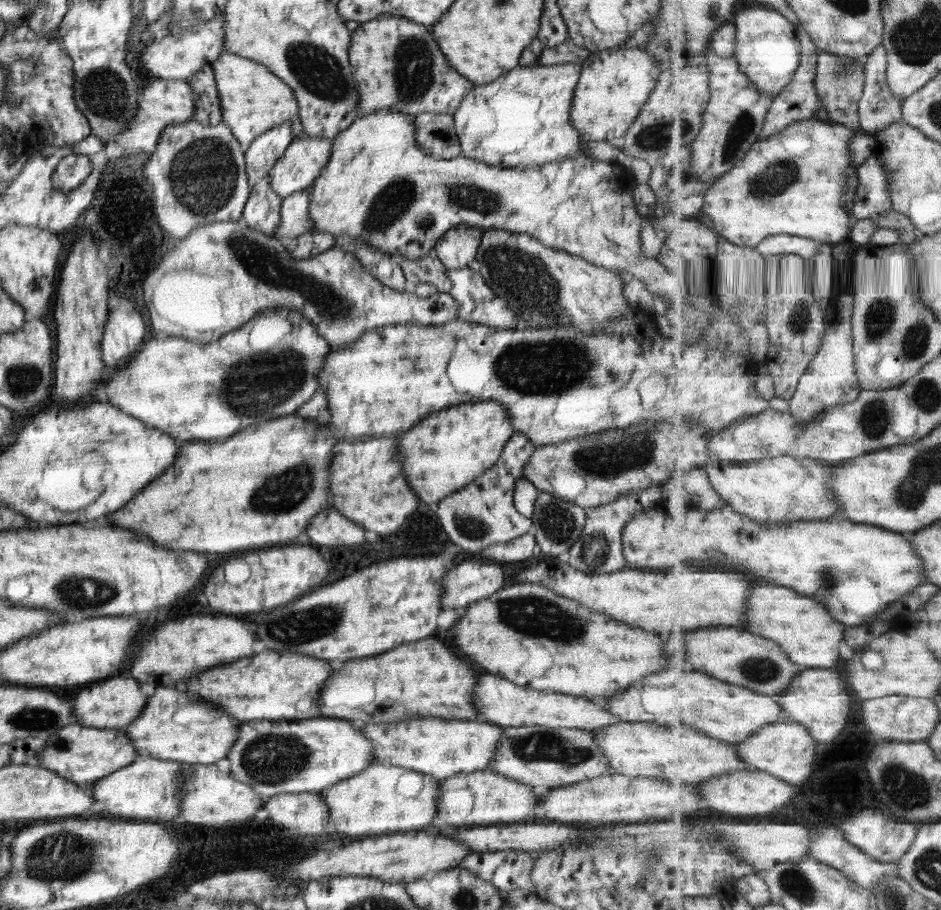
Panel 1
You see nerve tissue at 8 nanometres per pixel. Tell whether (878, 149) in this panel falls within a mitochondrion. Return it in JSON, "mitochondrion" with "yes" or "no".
{"mitochondrion":"no"}

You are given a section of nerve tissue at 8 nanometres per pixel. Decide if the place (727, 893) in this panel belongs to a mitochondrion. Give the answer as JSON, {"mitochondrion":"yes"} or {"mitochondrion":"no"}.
{"mitochondrion":"no"}

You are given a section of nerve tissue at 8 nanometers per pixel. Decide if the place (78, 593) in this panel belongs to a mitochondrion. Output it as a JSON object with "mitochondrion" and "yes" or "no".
{"mitochondrion":"yes"}

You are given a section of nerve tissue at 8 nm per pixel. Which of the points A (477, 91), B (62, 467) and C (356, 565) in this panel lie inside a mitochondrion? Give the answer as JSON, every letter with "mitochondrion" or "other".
{"A":"other","B":"other","C":"other"}

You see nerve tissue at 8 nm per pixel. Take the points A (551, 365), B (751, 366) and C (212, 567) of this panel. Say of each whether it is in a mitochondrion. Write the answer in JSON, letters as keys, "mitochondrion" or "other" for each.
{"A":"mitochondrion","B":"other","C":"other"}

